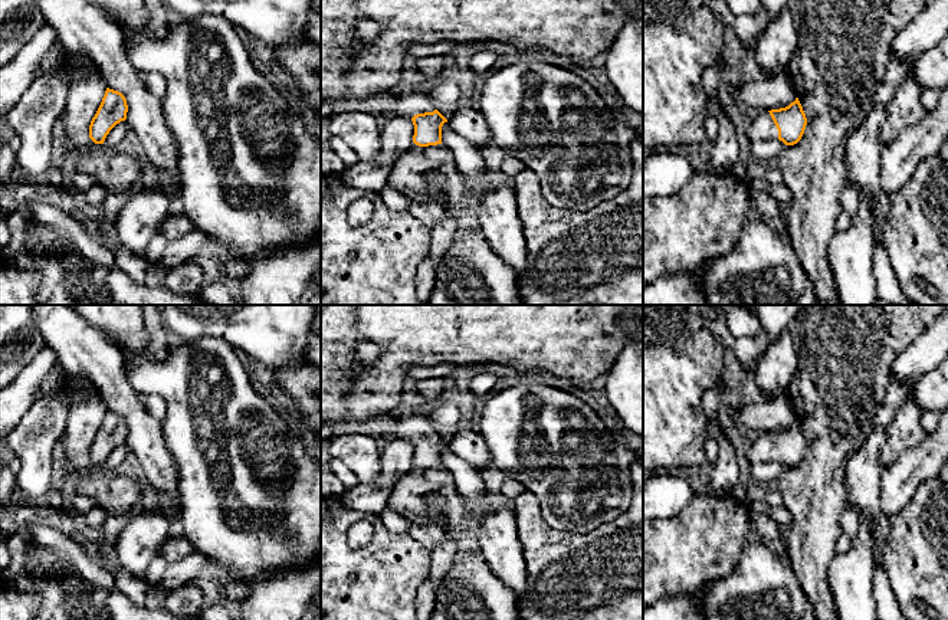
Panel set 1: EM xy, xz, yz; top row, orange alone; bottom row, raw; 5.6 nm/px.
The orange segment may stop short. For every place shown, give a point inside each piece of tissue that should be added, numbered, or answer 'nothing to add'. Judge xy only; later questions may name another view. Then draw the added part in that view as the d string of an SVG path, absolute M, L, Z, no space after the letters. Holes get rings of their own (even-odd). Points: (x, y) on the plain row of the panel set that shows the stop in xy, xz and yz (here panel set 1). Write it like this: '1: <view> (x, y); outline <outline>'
nothing to add

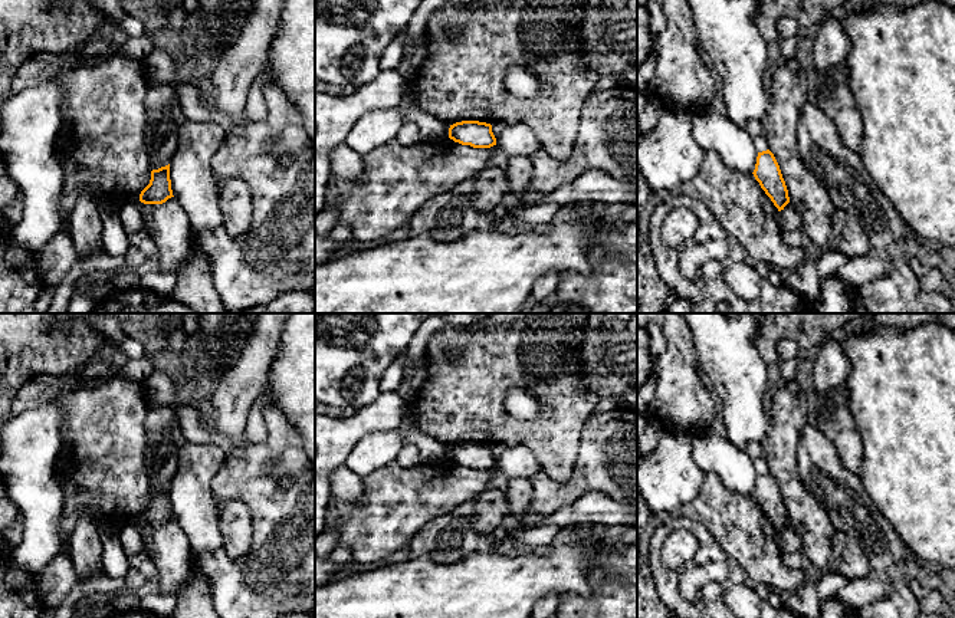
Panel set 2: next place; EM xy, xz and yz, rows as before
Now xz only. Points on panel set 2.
nothing to add

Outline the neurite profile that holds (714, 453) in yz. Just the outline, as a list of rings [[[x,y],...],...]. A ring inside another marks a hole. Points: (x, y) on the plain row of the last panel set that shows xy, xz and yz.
[[[712,428],[693,433],[692,453],[695,463],[705,473],[716,474],[726,489],[754,494],[758,479],[755,460],[736,447],[728,435],[721,435]]]

